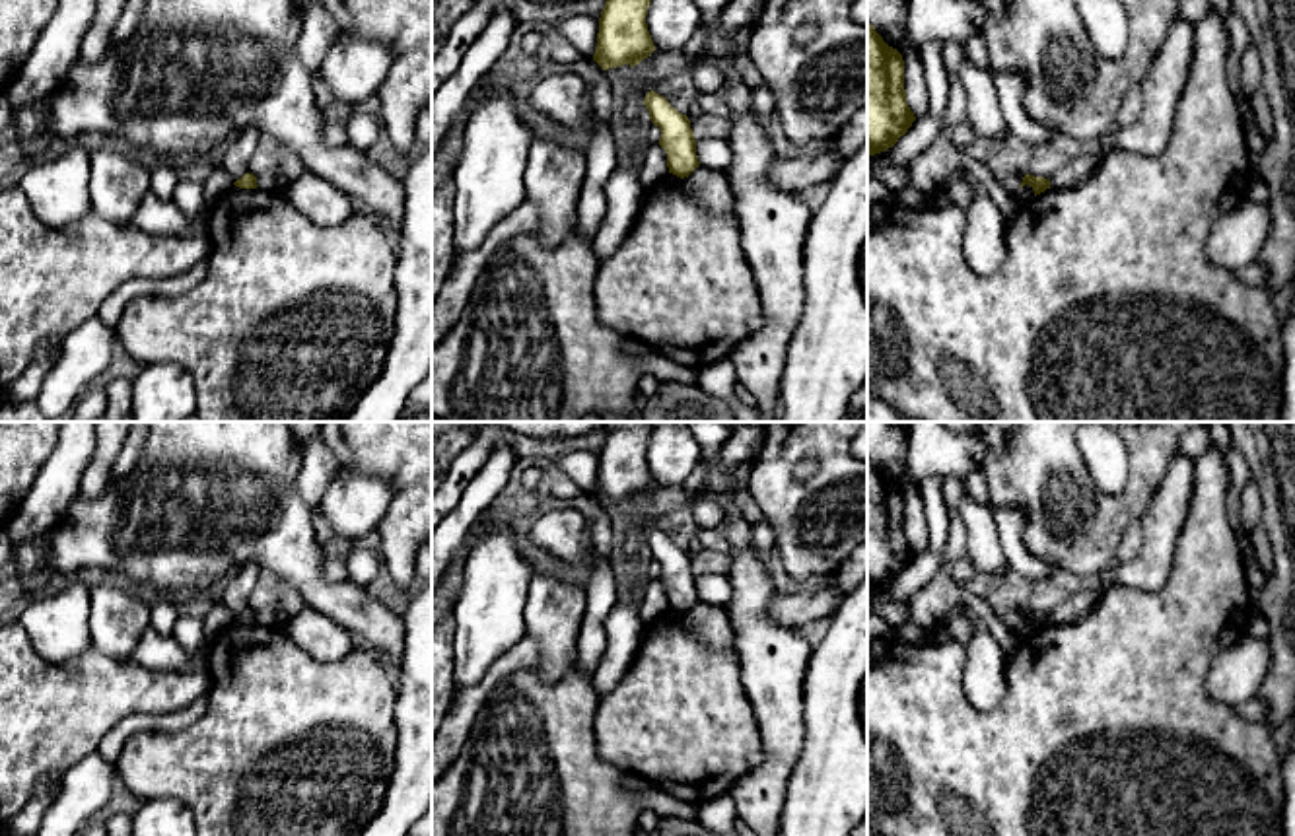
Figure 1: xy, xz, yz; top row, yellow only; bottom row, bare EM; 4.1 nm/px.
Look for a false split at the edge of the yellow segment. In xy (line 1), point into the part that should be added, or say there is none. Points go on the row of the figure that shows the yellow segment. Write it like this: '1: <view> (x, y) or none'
1: none

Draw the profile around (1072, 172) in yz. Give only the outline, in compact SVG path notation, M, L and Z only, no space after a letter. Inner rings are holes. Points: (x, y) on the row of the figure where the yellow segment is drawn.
M1081 154L1064 161L1048 179L1052 189L1075 187L1087 179L1101 161L1101 154Z

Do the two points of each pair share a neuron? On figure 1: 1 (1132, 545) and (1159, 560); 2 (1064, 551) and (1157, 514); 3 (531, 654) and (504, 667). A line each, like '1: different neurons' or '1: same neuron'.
1: different neurons
2: different neurons
3: same neuron

